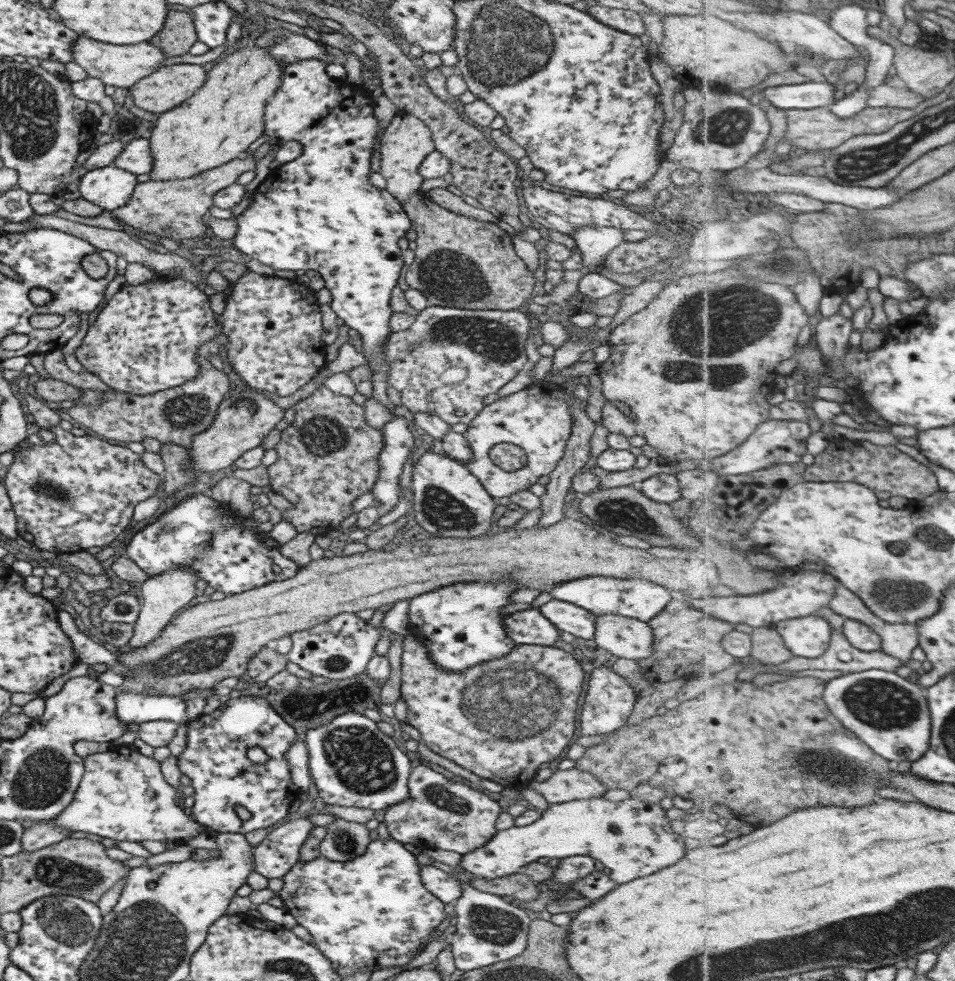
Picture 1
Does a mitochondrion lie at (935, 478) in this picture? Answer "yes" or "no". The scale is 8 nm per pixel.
no

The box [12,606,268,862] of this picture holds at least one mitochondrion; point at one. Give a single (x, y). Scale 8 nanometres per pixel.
(209, 651)

